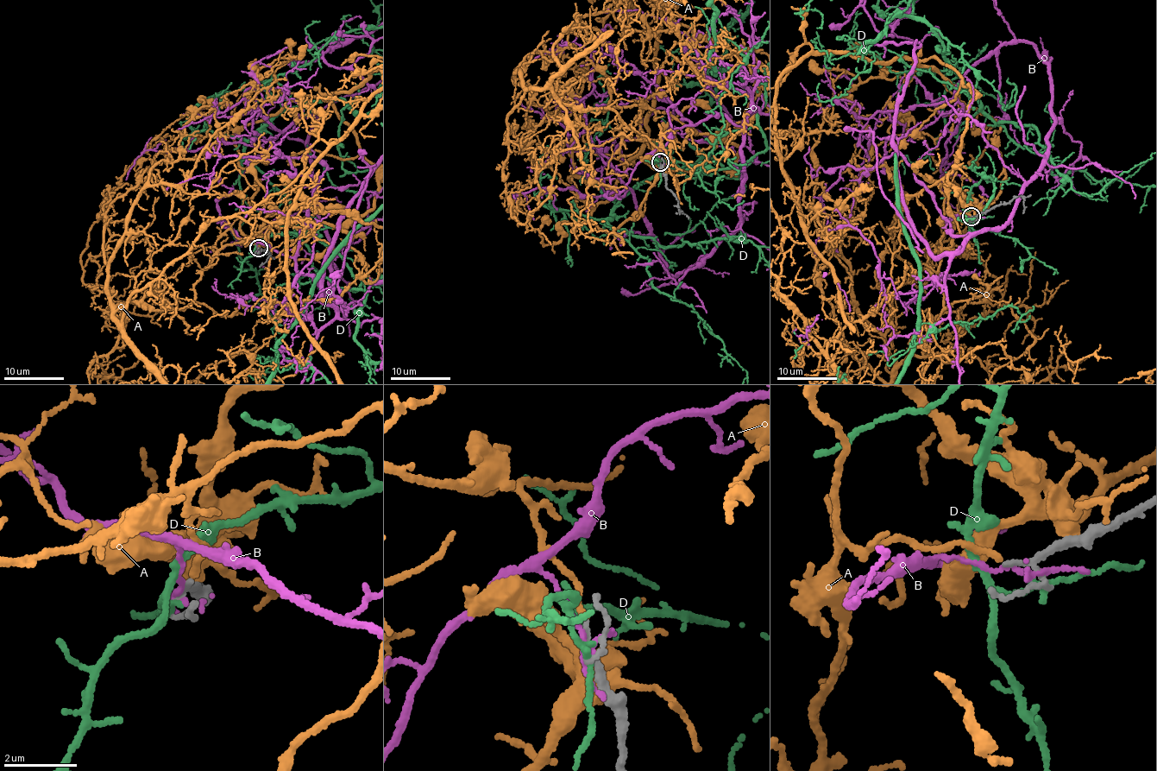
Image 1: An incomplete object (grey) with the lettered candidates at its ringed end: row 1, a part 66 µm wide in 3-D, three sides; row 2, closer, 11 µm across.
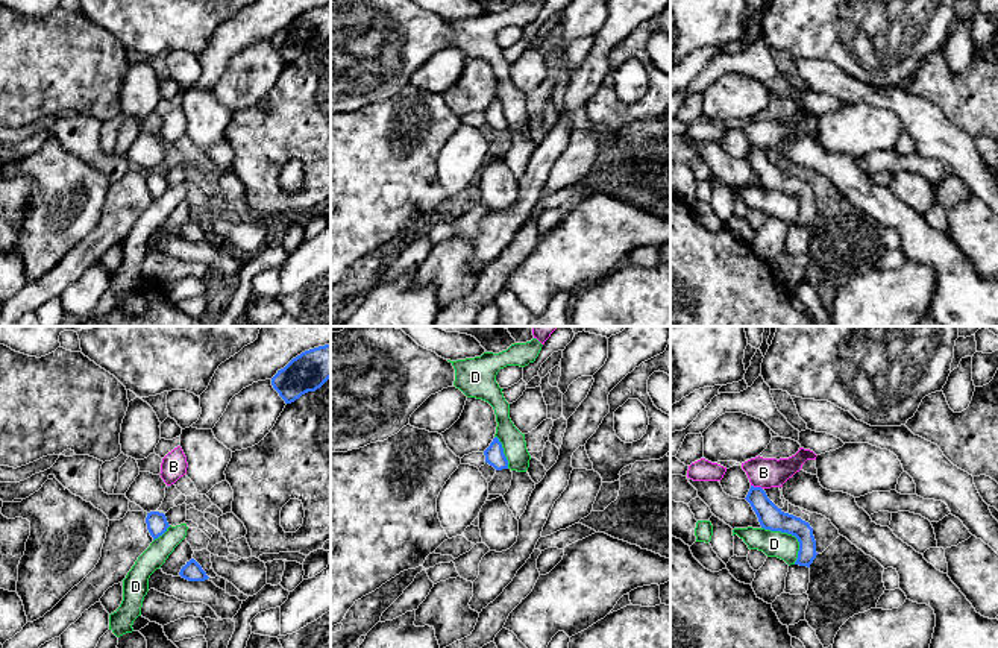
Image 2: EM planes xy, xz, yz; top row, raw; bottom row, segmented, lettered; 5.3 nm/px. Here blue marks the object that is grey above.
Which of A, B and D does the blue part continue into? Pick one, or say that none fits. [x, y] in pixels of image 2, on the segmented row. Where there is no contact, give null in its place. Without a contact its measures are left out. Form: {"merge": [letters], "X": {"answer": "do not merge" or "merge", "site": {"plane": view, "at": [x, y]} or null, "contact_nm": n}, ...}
{"merge": ["A"], "A": {"answer": "merge", "site": null}, "B": {"answer": "do not merge", "site": {"plane": "yz", "at": [757, 487]}, "contact_nm": 70}, "D": {"answer": "do not merge", "site": {"plane": "yz", "at": [792, 534]}, "contact_nm": 260}}

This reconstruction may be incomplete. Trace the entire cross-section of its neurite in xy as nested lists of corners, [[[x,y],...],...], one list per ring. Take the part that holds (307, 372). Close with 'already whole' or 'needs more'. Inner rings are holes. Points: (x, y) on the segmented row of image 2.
[[[331,344],[302,352],[271,378],[273,388],[291,404],[331,378]]] | already whole

